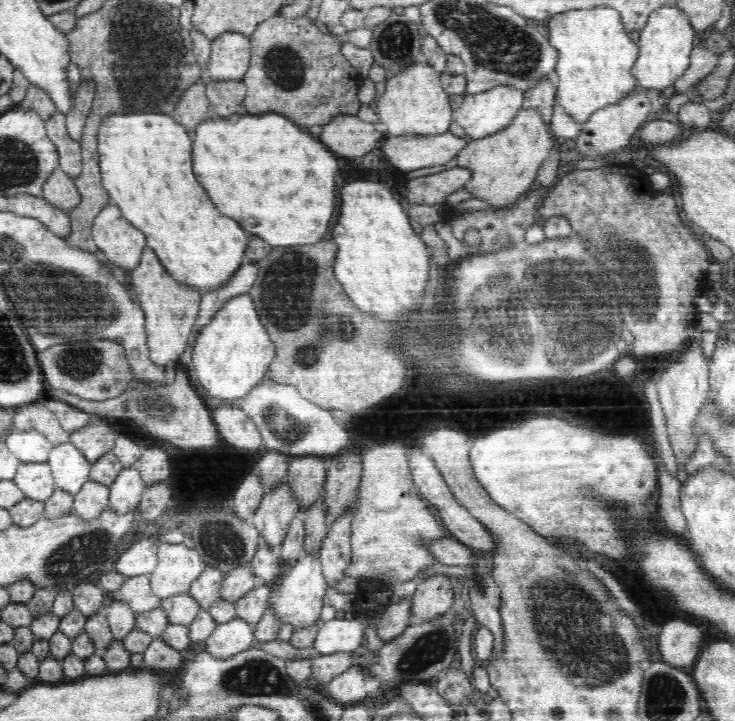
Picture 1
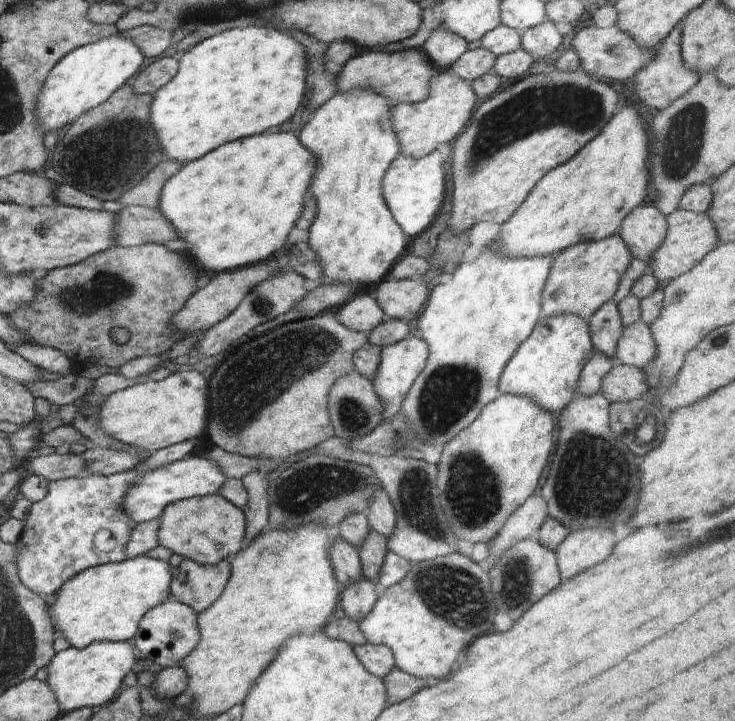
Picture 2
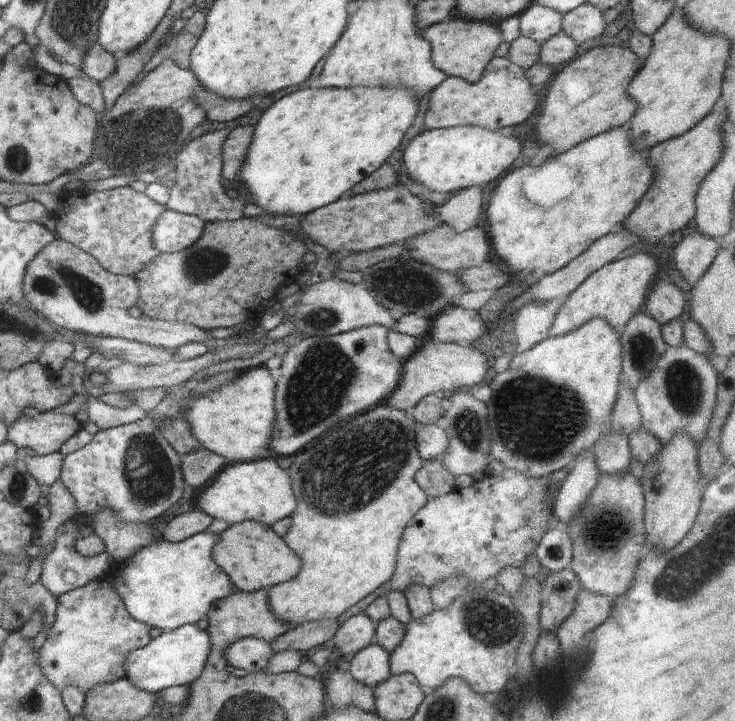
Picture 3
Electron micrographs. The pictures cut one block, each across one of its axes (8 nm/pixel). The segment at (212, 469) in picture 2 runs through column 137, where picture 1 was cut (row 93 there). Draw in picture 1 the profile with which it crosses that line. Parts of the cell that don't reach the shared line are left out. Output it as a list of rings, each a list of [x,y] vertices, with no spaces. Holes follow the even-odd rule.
[[[510,86],[463,95],[463,103],[453,117],[474,140],[500,132],[509,126],[523,106],[524,93]]]

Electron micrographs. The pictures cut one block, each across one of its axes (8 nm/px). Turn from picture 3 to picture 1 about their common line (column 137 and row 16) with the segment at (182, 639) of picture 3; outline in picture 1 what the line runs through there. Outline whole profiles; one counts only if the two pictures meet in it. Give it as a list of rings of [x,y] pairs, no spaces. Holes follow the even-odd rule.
[[[665,5],[657,12],[652,12],[646,26],[640,30],[638,58],[631,68],[631,74],[639,85],[650,92],[663,91],[672,86],[690,66],[690,53],[696,35],[689,18],[677,5]]]

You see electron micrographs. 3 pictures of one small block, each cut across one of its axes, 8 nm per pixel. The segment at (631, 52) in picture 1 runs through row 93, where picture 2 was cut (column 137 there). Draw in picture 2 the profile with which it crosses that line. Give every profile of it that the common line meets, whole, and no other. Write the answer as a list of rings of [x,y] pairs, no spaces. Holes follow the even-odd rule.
[[[147,555],[127,558],[119,563],[108,563],[83,570],[78,576],[71,578],[63,588],[56,592],[56,600],[52,605],[52,620],[56,622],[56,632],[60,634],[72,648],[84,648],[95,642],[127,641],[134,638],[140,619],[154,606],[164,604],[170,596],[171,566],[165,560],[157,560]]]

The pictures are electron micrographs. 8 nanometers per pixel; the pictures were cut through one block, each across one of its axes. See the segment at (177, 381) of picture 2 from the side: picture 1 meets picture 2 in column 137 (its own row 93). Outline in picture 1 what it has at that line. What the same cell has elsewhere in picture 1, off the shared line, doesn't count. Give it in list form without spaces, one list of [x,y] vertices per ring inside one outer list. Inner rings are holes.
[[[423,59],[410,64],[406,69],[398,75],[388,76],[386,89],[377,102],[377,114],[380,122],[386,124],[386,134],[430,136],[448,132],[454,117],[449,94],[440,83],[440,75]]]

